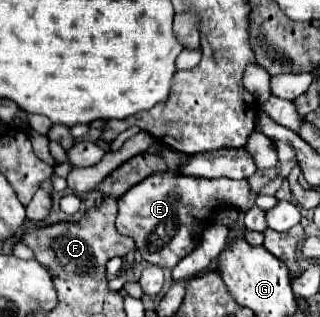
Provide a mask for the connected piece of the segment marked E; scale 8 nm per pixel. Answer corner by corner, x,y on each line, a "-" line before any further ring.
156,173
146,177
118,199
116,229
136,241
136,247
152,265
172,269
182,257
186,257
202,239
204,221
212,209
236,207
248,209
254,203
254,191
248,179
204,179
186,177
176,173

